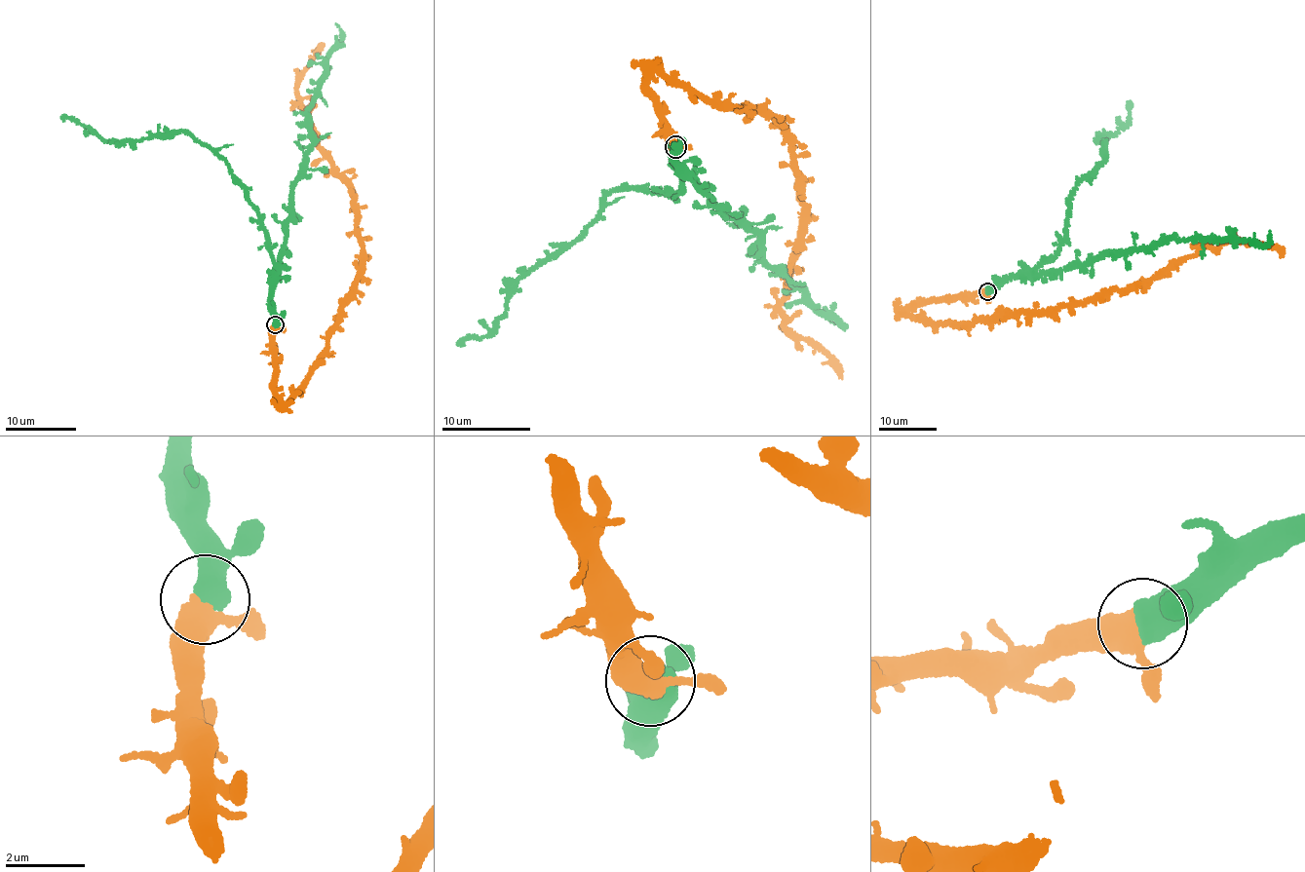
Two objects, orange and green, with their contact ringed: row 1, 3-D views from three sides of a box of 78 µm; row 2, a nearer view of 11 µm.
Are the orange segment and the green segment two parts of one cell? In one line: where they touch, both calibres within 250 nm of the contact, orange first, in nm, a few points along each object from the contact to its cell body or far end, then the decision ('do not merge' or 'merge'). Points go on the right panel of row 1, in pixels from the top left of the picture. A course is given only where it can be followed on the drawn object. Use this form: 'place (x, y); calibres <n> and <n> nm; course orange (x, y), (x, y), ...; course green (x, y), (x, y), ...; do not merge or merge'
place (987, 291); calibres 440 and 700 nm; course orange (987, 291), (909, 306), (905, 312), (959, 327), (1142, 286), (1211, 246), (1266, 244), (1284, 256); course green (987, 291), (1014, 279), (1054, 272), (1115, 251), (1178, 239), (1262, 245), (1269, 232); merge

